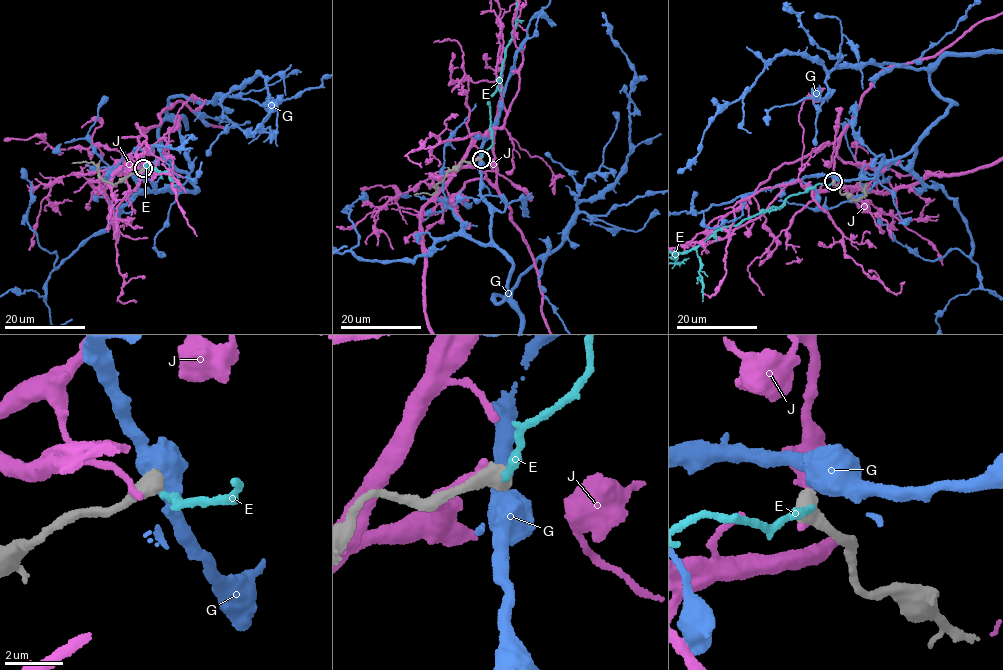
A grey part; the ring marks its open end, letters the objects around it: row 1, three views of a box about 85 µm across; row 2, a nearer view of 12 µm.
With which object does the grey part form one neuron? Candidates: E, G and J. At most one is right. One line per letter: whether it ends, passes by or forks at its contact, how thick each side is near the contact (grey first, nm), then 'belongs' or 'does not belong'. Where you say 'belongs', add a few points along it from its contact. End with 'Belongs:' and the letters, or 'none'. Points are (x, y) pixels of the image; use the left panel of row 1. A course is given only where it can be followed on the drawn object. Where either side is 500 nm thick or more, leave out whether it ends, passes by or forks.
E: 650 nm thick on the grey side, 280 nm on the other; does not belong
G: 550 nm thick on the grey side, 950 nm on the other; does not belong
J: 650 nm thick on the grey side, 280 nm on the other; does not belong
Belongs: none

